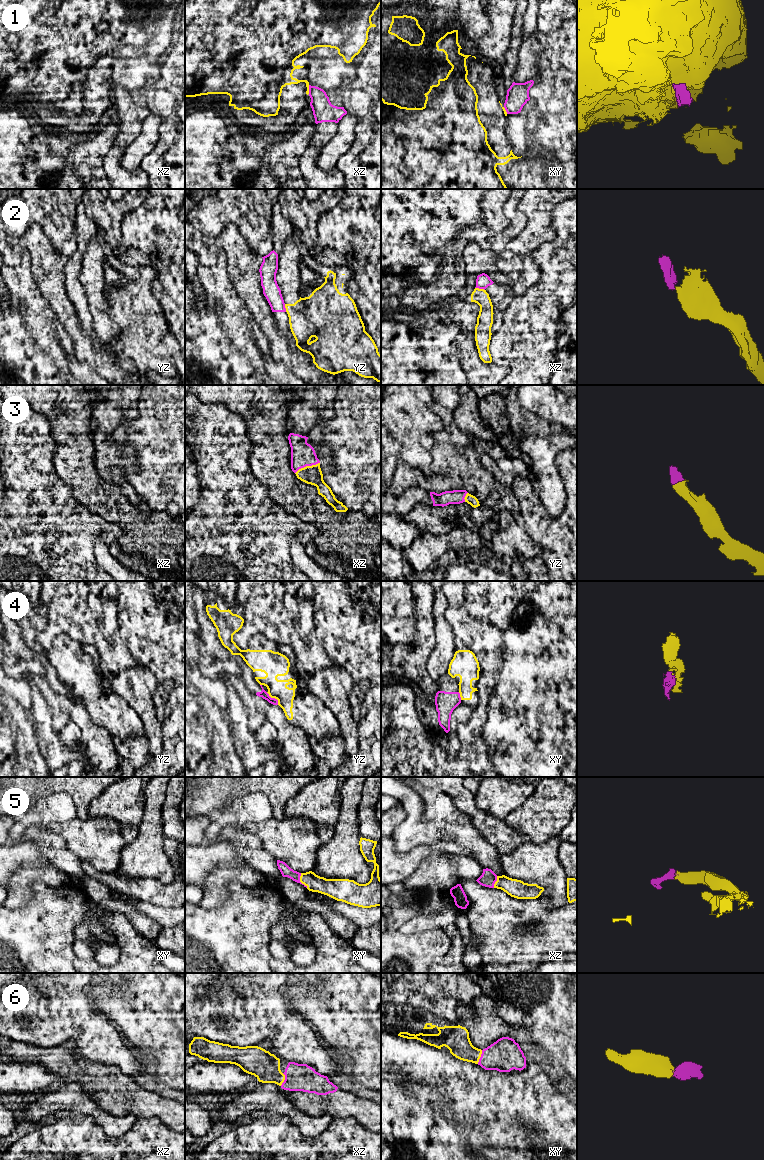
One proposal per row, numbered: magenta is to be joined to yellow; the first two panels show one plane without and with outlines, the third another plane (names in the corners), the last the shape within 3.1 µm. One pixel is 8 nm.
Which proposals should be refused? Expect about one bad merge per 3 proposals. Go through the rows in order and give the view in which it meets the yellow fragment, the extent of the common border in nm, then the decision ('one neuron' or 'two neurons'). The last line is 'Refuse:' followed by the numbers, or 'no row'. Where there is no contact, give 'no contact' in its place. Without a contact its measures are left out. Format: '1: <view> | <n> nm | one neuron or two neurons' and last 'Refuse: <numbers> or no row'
1: xz | 70 nm | two neurons
2: xz | 80 nm | two neurons
3: xz | 220 nm | one neuron
4: yz | 140 nm | two neurons
5: xy | 130 nm | one neuron
6: xy | 120 nm | one neuron
Refuse: 1, 2, 4

